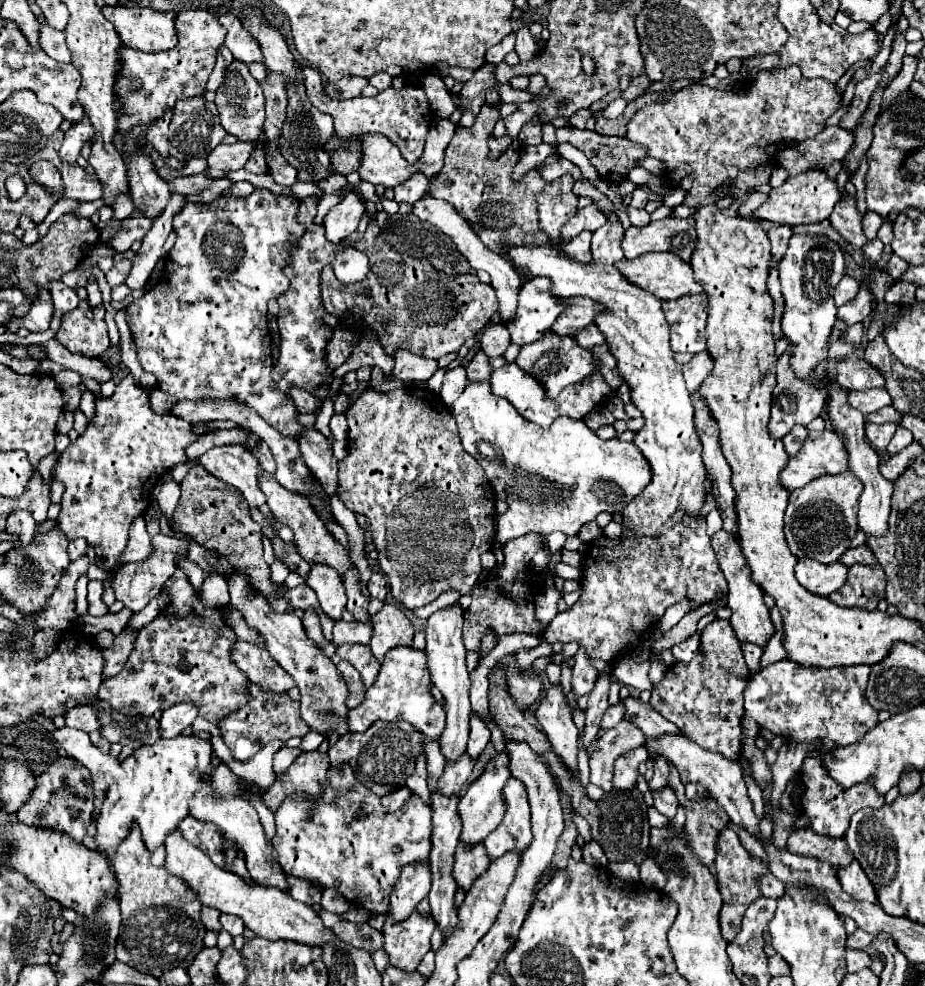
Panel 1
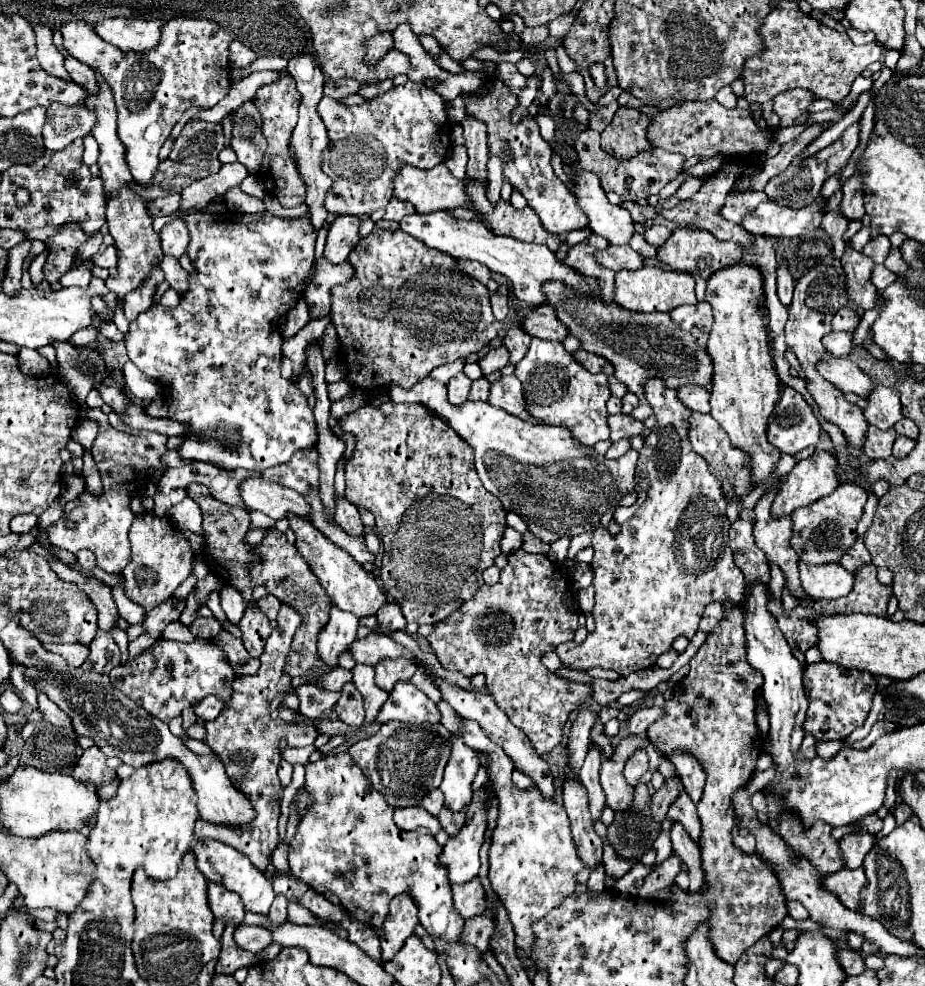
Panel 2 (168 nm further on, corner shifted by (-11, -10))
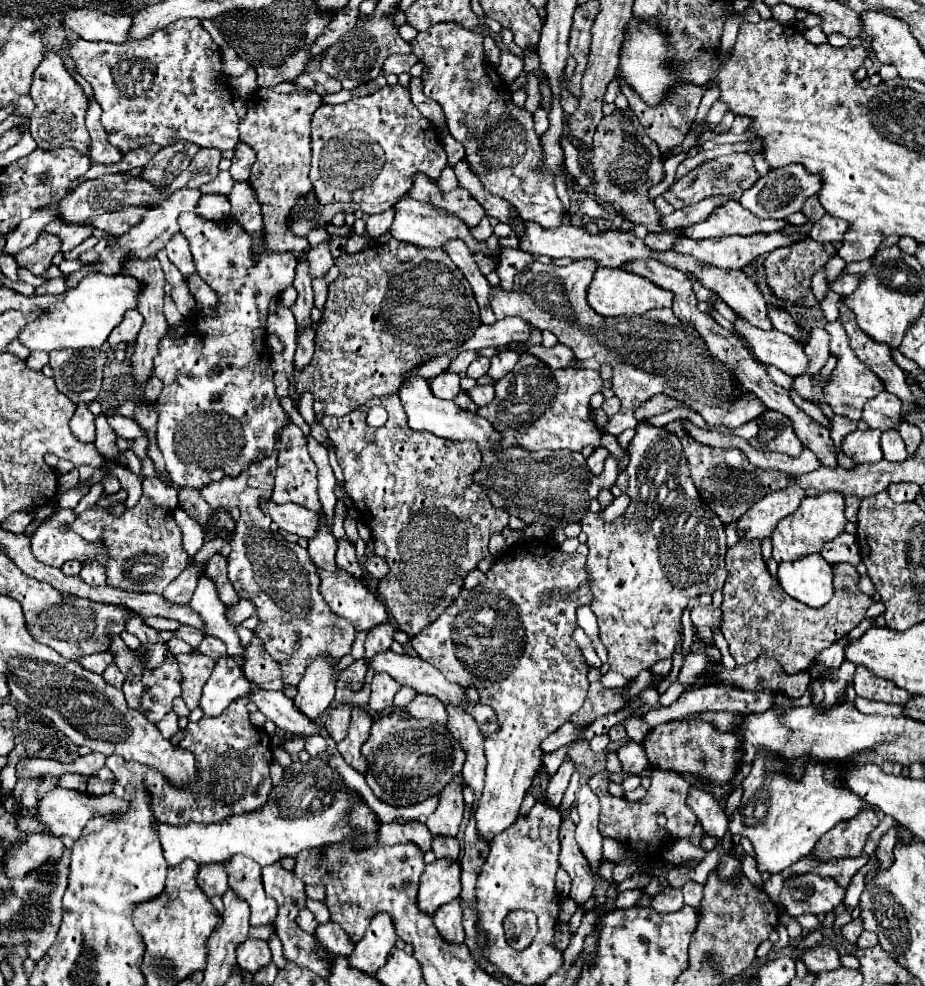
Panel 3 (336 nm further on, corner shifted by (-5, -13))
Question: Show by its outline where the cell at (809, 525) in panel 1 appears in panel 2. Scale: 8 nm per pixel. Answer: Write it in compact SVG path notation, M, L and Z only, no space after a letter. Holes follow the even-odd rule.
M843 483L835 489L833 495L823 497L811 505L799 507L793 517L793 537L791 547L797 551L803 563L839 563L841 555L853 547L857 539L857 523L863 515L867 501L867 491L855 483Z

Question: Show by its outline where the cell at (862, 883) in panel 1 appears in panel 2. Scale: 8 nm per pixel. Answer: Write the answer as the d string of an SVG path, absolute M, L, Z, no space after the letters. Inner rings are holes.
M863 867L855 871L841 869L823 879L823 887L833 891L841 899L841 903L849 909L861 907L861 891L865 885L867 885L867 877L865 877Z

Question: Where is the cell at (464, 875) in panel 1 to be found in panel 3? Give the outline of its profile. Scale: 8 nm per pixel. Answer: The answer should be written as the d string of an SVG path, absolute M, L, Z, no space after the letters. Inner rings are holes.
M455 898L455 902L449 902L447 906L441 906L433 920L435 920L435 928L439 930L439 936L449 942L449 944L461 944L465 938L463 926L461 926L461 906L459 906L459 898Z

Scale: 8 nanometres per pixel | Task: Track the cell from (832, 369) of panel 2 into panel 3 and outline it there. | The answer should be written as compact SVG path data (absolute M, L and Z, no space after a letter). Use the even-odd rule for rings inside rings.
M737 318L733 322L737 336L747 340L755 358L765 366L775 366L789 376L801 376L807 368L807 356L803 346L779 330L759 330L747 320Z

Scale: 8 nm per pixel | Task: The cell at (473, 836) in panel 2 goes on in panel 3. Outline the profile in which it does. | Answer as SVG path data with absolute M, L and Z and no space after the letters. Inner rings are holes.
M435 860L425 868L421 874L421 884L419 884L419 910L425 914L435 914L439 906L459 898L461 892L461 866L459 862L451 860Z

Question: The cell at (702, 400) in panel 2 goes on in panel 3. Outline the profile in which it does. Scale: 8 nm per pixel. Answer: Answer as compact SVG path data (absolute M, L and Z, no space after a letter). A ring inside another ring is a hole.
M657 394L655 398L649 398L645 402L645 406L639 406L639 410L635 410L635 418L637 420L645 420L645 418L651 418L655 414L663 414L663 412L669 412L671 408L675 408L679 402L675 402L673 398L667 398L665 394Z

